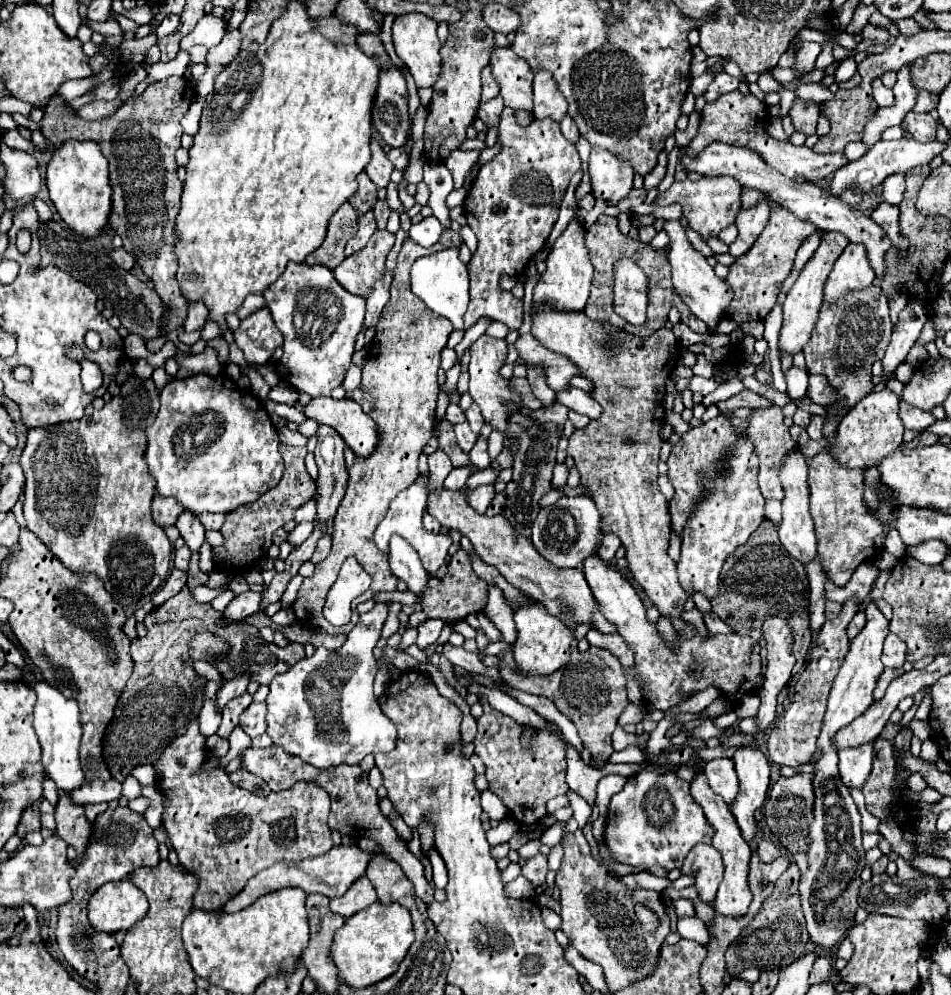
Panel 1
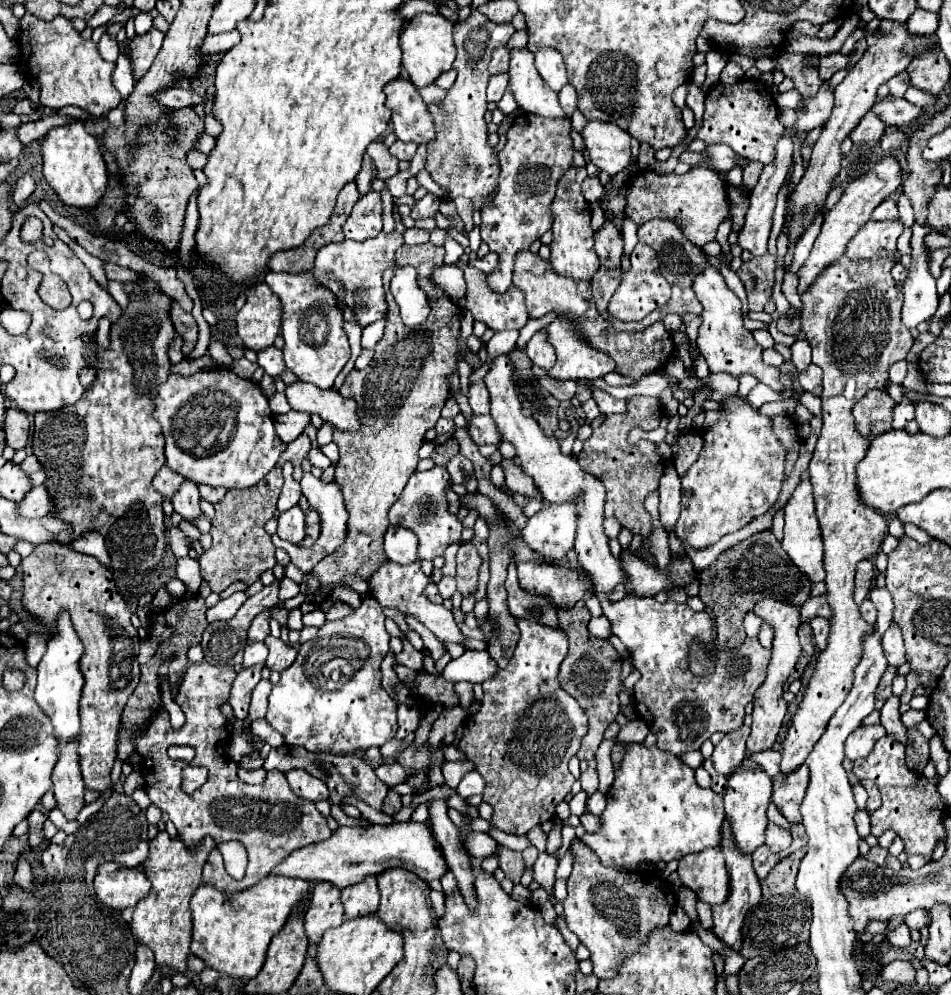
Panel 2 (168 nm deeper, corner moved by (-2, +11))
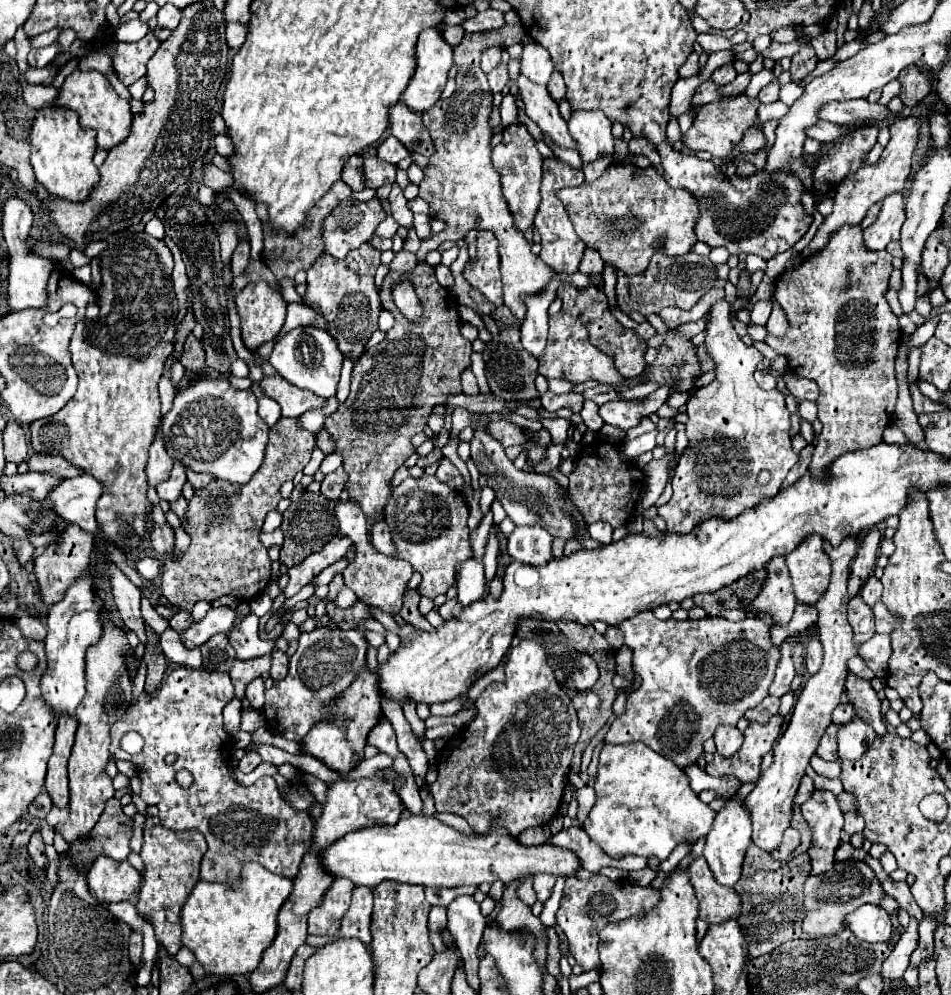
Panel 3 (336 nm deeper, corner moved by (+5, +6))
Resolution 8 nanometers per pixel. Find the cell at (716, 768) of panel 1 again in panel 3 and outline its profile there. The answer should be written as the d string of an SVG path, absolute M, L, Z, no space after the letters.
M721 725L717 727L717 733L715 733L715 745L717 745L717 753L723 755L723 757L731 757L733 753L739 751L743 743L743 733L733 727L733 725Z

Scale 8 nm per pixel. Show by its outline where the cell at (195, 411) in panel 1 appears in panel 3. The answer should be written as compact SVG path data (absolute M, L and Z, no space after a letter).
M199 379L187 389L179 391L173 401L173 409L163 417L163 437L167 453L181 461L185 467L201 473L207 471L213 477L227 479L233 483L247 483L263 463L263 453L267 447L267 423L257 415L257 397L251 389L235 389L227 379Z

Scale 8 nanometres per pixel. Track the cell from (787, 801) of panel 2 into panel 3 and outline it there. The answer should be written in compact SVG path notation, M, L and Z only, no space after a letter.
M803 777L801 779L801 785L799 785L799 791L795 795L795 805L803 805L811 795L813 795L813 789L815 789L815 783L811 777Z

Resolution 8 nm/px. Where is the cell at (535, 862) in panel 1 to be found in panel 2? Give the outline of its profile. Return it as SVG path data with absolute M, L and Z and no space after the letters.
M542 852L542 854L538 856L538 860L534 862L534 866L532 866L532 876L534 876L534 880L536 880L542 888L546 888L546 892L550 892L550 894L552 894L552 888L554 888L554 882L556 882L556 878L554 878L556 864L558 864L558 860L556 860L554 856L550 856L548 852Z

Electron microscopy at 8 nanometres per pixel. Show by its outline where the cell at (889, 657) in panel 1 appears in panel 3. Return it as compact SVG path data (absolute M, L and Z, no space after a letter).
M875 635L869 641L865 641L857 655L867 663L867 667L875 673L875 677L883 679L887 661L891 657L891 637L889 635Z

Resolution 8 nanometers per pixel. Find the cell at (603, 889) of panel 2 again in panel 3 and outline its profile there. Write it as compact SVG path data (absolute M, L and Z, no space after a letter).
M591 877L589 881L579 883L565 883L561 907L557 911L557 925L569 939L569 951L575 961L585 969L599 969L599 931L611 923L633 917L637 913L651 911L659 901L659 889L655 887L639 887L631 881L611 881L607 877Z

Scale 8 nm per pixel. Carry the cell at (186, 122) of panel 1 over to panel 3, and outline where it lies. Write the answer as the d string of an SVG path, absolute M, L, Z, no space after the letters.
M217 135L217 137L215 137L215 149L217 149L217 153L219 153L221 157L225 157L225 159L229 159L229 157L235 155L235 145L233 145L233 141L231 141L229 137L225 137L225 135Z

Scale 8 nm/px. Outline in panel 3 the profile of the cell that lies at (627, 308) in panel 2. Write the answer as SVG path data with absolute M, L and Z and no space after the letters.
M633 163L611 165L593 183L559 189L557 197L565 205L581 241L589 249L595 249L605 265L625 275L643 273L659 249L669 255L683 255L697 241L695 223L699 207L695 197L685 189L669 187L655 167L641 169Z

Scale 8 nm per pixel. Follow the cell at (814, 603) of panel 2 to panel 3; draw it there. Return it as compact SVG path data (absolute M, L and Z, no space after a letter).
M785 639L781 645L781 661L773 679L773 685L769 687L769 695L773 697L783 697L785 693L789 693L791 681L795 677L795 669L793 669L793 661L791 661L791 649L793 649L793 641Z

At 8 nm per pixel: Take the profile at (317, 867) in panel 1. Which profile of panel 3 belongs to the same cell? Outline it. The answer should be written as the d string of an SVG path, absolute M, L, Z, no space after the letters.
M405 813L397 825L393 827L373 827L373 829L361 829L355 833L349 833L341 841L335 841L329 849L321 853L323 865L333 877L347 877L355 885L365 885L365 887L375 887L381 881L393 879L393 881L403 881L403 883L415 883L423 887L459 887L459 885L481 885L481 883L495 883L503 881L509 885L515 879L521 879L525 875L537 875L537 873L551 873L551 875L561 875L561 877L573 877L577 869L581 867L579 857L563 847L557 847L549 841L541 845L523 845L519 843L517 837L513 837L505 827L493 827L487 829L485 833L461 833L435 817L425 817L425 815L413 815Z

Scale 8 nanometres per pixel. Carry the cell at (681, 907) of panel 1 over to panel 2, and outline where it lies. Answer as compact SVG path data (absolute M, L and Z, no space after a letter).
M696 898L696 910L698 910L698 916L700 916L700 924L710 930L712 928L712 912L710 912L710 906L706 902L702 902L700 898Z

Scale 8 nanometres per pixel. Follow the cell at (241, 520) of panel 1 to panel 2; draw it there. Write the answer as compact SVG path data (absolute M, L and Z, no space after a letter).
M300 434L294 442L288 444L286 452L280 456L278 464L264 480L260 480L256 486L246 490L228 490L224 500L214 506L216 518L212 520L212 530L210 530L212 548L200 556L202 578L210 584L212 592L220 594L236 580L242 580L250 586L252 582L258 580L258 576L264 570L270 570L276 564L276 558L274 558L276 548L270 540L270 534L264 530L264 524L276 512L276 500L282 488L282 464L290 460L294 464L294 480L300 482L304 476L300 464L308 454L308 450L310 450L310 438L306 434Z

